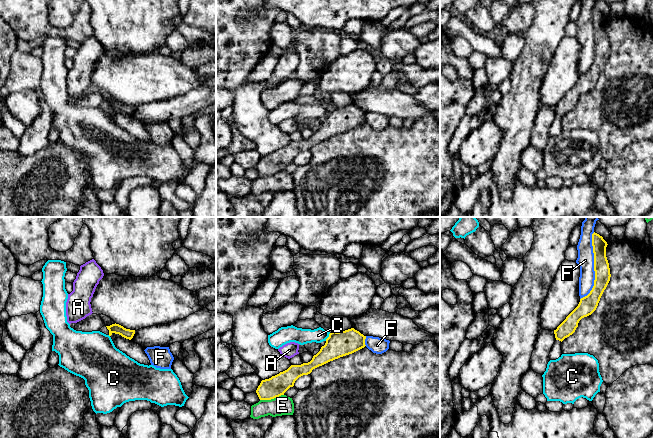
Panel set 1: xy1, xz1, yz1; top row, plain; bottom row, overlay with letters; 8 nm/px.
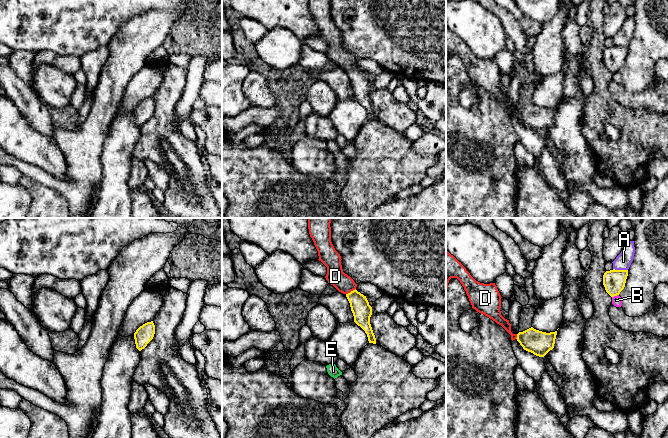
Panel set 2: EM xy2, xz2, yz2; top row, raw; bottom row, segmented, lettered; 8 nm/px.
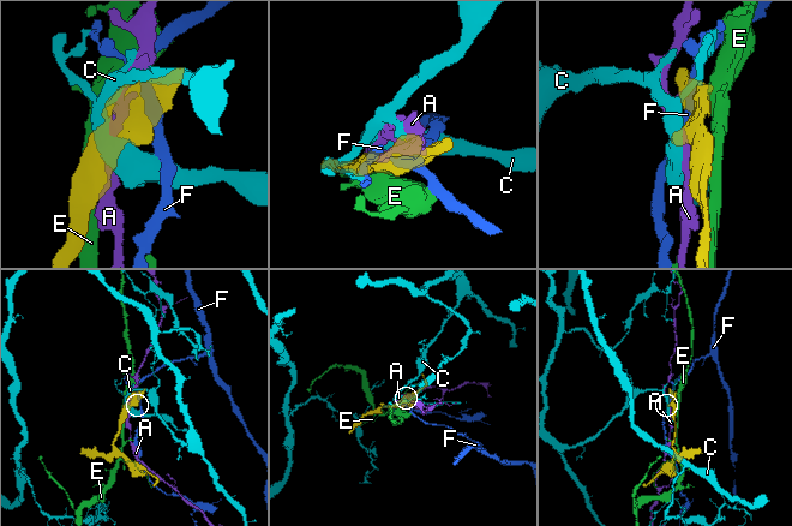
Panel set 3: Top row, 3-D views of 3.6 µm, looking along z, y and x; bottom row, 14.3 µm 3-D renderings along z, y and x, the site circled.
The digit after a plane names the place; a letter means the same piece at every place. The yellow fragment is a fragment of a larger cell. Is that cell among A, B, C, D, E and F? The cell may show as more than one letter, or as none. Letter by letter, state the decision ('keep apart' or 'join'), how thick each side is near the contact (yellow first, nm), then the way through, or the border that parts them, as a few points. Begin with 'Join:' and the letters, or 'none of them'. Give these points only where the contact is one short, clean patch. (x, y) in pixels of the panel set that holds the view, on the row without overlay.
Join: D
A: keep apart; 180 nm thick on the yellow side, 130 nm on the other
B: keep apart; 180 nm thick on the yellow side, 80 nm on the other
C: keep apart; 200 nm thick on the yellow side, 130 nm on the other; border along xz1 (330, 109), (325, 116)
D: join; 160 nm thick on the yellow side, 150 nm on the other; runs through xz2 (362, 87), (351, 67), (335, 52)
E: keep apart; 170 nm thick on the yellow side, 160 nm on the other
F: keep apart; 130 nm thick on the yellow side, 140 nm on the other

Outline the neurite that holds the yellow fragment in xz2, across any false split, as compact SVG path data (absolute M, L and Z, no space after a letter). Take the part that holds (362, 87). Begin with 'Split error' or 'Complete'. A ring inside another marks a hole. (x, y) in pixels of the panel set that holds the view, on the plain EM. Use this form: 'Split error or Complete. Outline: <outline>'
Split error. Outline: M308 0L308 5L318 27L318 36L327 43L326 56L339 68L346 71L354 98L365 107L369 119L376 120L376 114L370 100L372 83L366 72L356 66L357 60L354 56L343 48L341 32L331 18L330 0Z

